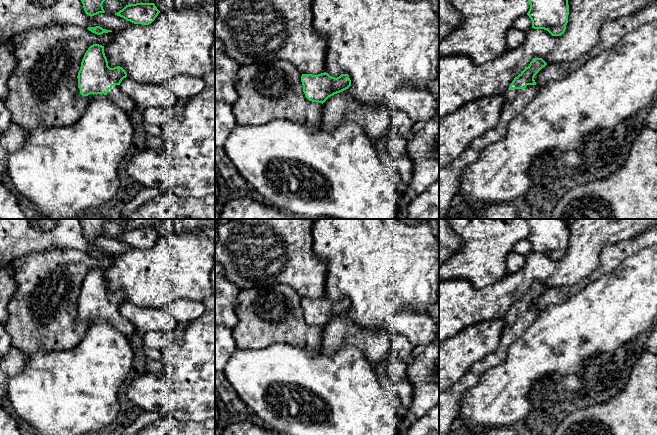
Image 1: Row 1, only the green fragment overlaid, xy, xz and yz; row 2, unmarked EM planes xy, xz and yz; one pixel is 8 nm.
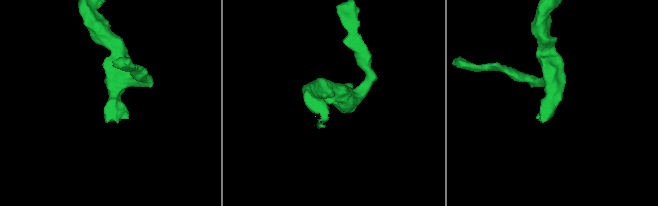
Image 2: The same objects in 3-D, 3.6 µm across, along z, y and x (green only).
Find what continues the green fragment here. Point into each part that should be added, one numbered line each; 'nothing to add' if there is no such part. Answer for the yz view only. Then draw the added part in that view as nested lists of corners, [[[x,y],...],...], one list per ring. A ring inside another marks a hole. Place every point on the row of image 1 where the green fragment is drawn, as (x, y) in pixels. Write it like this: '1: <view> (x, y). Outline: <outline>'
1: yz (516, 100). Outline: [[[527,85],[525,89],[507,88],[498,125],[474,139],[451,164],[439,169],[439,219],[452,210],[466,167],[476,162],[486,147],[506,136],[509,122],[532,101],[537,90],[537,85]]]

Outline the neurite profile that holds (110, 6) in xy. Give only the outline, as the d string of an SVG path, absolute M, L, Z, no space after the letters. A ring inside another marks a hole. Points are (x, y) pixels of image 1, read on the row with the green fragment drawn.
M105 0L102 4L105 13L115 14L122 10L126 5L136 3L155 3L157 0Z

